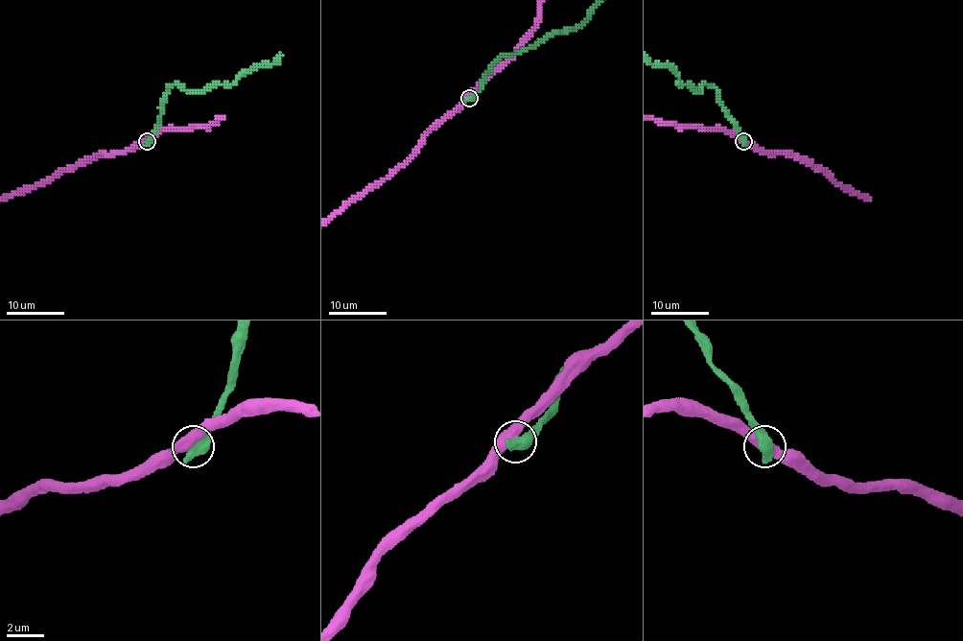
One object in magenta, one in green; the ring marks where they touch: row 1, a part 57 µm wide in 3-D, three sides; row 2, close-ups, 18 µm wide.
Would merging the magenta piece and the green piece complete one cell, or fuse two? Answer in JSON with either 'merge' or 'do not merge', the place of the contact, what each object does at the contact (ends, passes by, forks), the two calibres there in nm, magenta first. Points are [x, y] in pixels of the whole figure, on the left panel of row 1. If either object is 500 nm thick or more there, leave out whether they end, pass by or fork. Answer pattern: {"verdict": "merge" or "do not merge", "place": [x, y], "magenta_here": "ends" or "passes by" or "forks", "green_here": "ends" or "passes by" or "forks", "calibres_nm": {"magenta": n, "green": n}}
{"verdict": "do not merge", "place": [147, 141], "calibres_nm": {"magenta": 500, "green": 750}}

